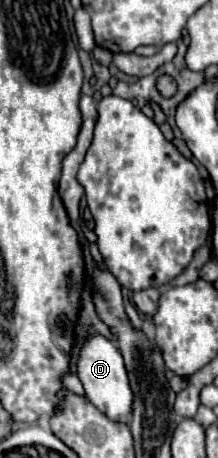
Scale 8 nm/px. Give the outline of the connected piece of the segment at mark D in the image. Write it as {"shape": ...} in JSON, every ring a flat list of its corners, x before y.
{"shape":[[92,336,80,350,78,360,78,378,84,384,86,398,112,422,130,422,134,394,130,388,130,380,126,374,126,366,120,350,102,336]]}

